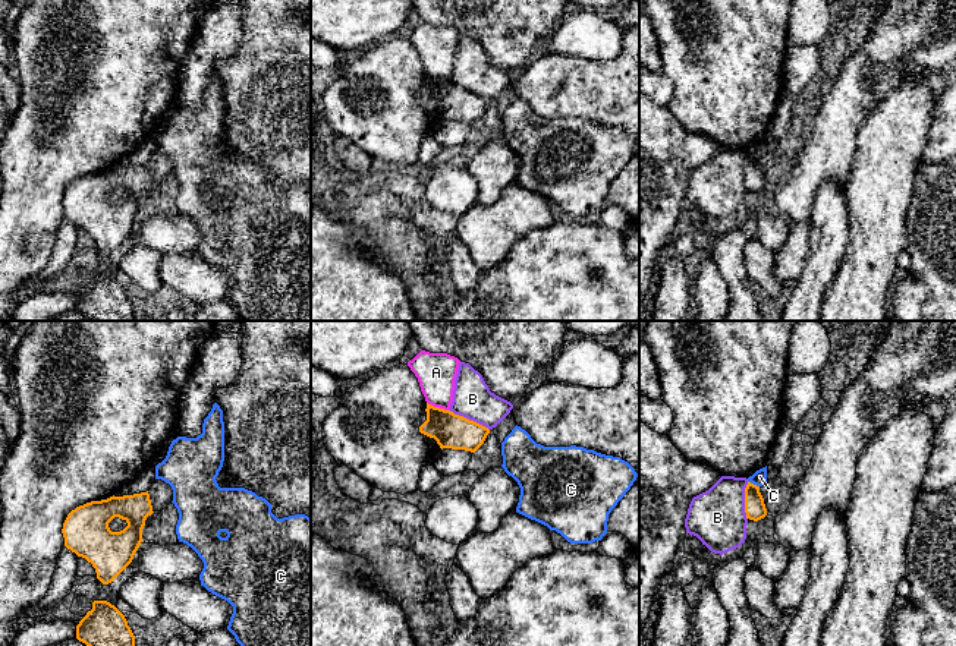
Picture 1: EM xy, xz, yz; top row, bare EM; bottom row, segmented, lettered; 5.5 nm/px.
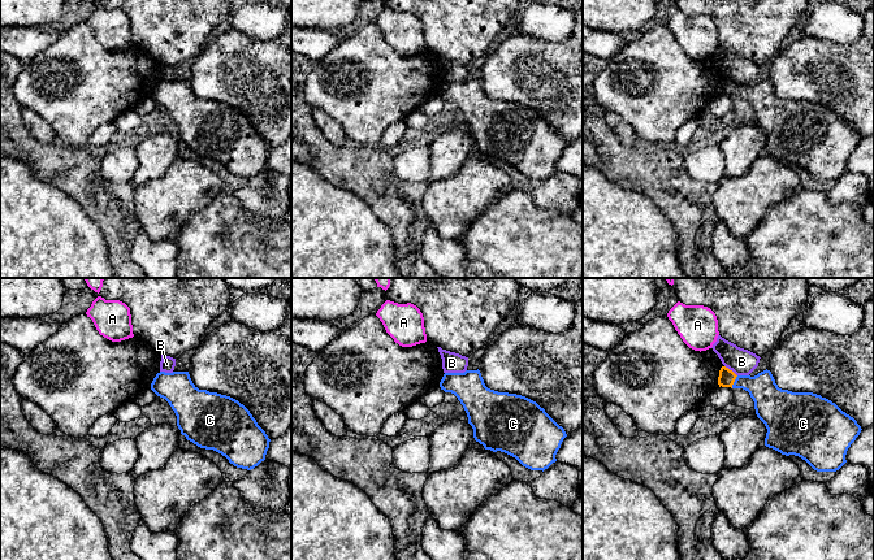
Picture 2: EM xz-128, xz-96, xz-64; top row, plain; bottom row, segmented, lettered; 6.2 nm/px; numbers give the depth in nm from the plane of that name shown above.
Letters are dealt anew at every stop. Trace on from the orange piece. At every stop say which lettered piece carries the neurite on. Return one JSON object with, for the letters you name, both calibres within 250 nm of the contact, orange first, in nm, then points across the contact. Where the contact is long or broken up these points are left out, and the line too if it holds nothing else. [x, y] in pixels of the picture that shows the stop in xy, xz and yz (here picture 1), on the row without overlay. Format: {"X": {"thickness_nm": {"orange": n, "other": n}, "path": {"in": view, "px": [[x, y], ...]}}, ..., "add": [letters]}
{"add": []}

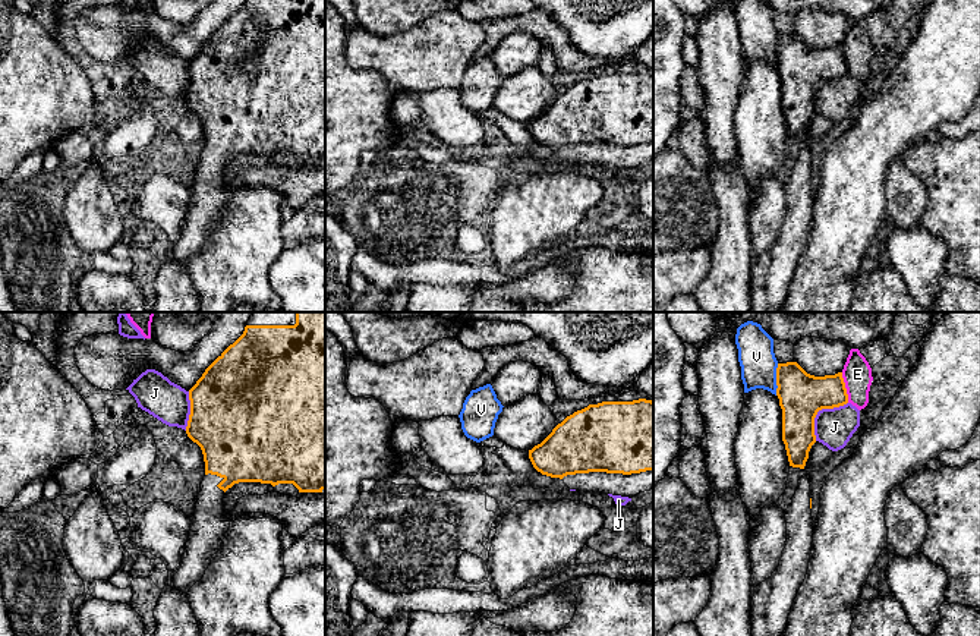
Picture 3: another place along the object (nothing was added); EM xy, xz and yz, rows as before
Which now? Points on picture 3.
{"add": []}

